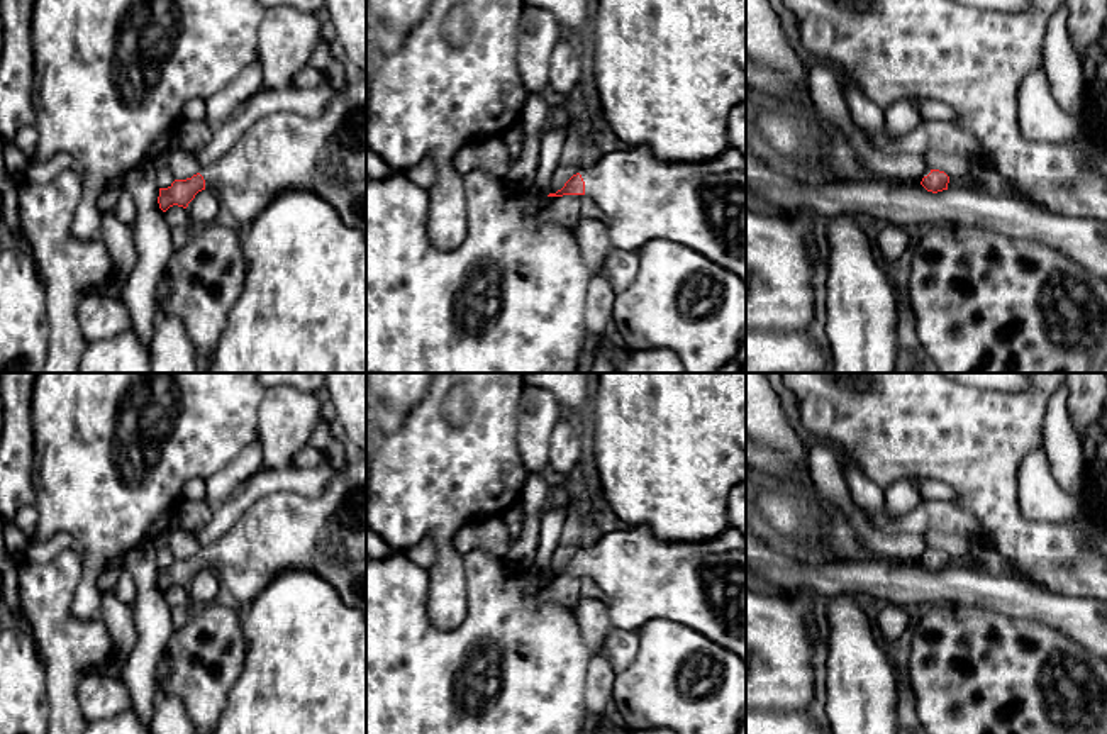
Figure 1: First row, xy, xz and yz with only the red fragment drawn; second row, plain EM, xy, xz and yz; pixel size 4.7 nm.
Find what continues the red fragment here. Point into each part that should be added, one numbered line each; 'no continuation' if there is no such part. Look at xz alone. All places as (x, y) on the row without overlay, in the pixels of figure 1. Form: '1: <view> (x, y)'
1: xz (702, 585)

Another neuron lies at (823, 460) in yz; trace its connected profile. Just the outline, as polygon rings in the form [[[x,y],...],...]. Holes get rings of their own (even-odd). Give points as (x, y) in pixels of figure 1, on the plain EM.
[[[814,439],[809,442],[807,453],[809,476],[817,488],[821,498],[832,502],[854,527],[856,536],[866,549],[878,558],[892,559],[902,564],[919,564],[929,549],[924,534],[882,532],[868,517],[858,509],[839,464],[839,453],[827,442]]]

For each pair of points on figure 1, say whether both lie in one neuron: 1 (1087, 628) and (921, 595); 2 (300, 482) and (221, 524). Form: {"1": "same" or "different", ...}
{"1": "same", "2": "same"}

